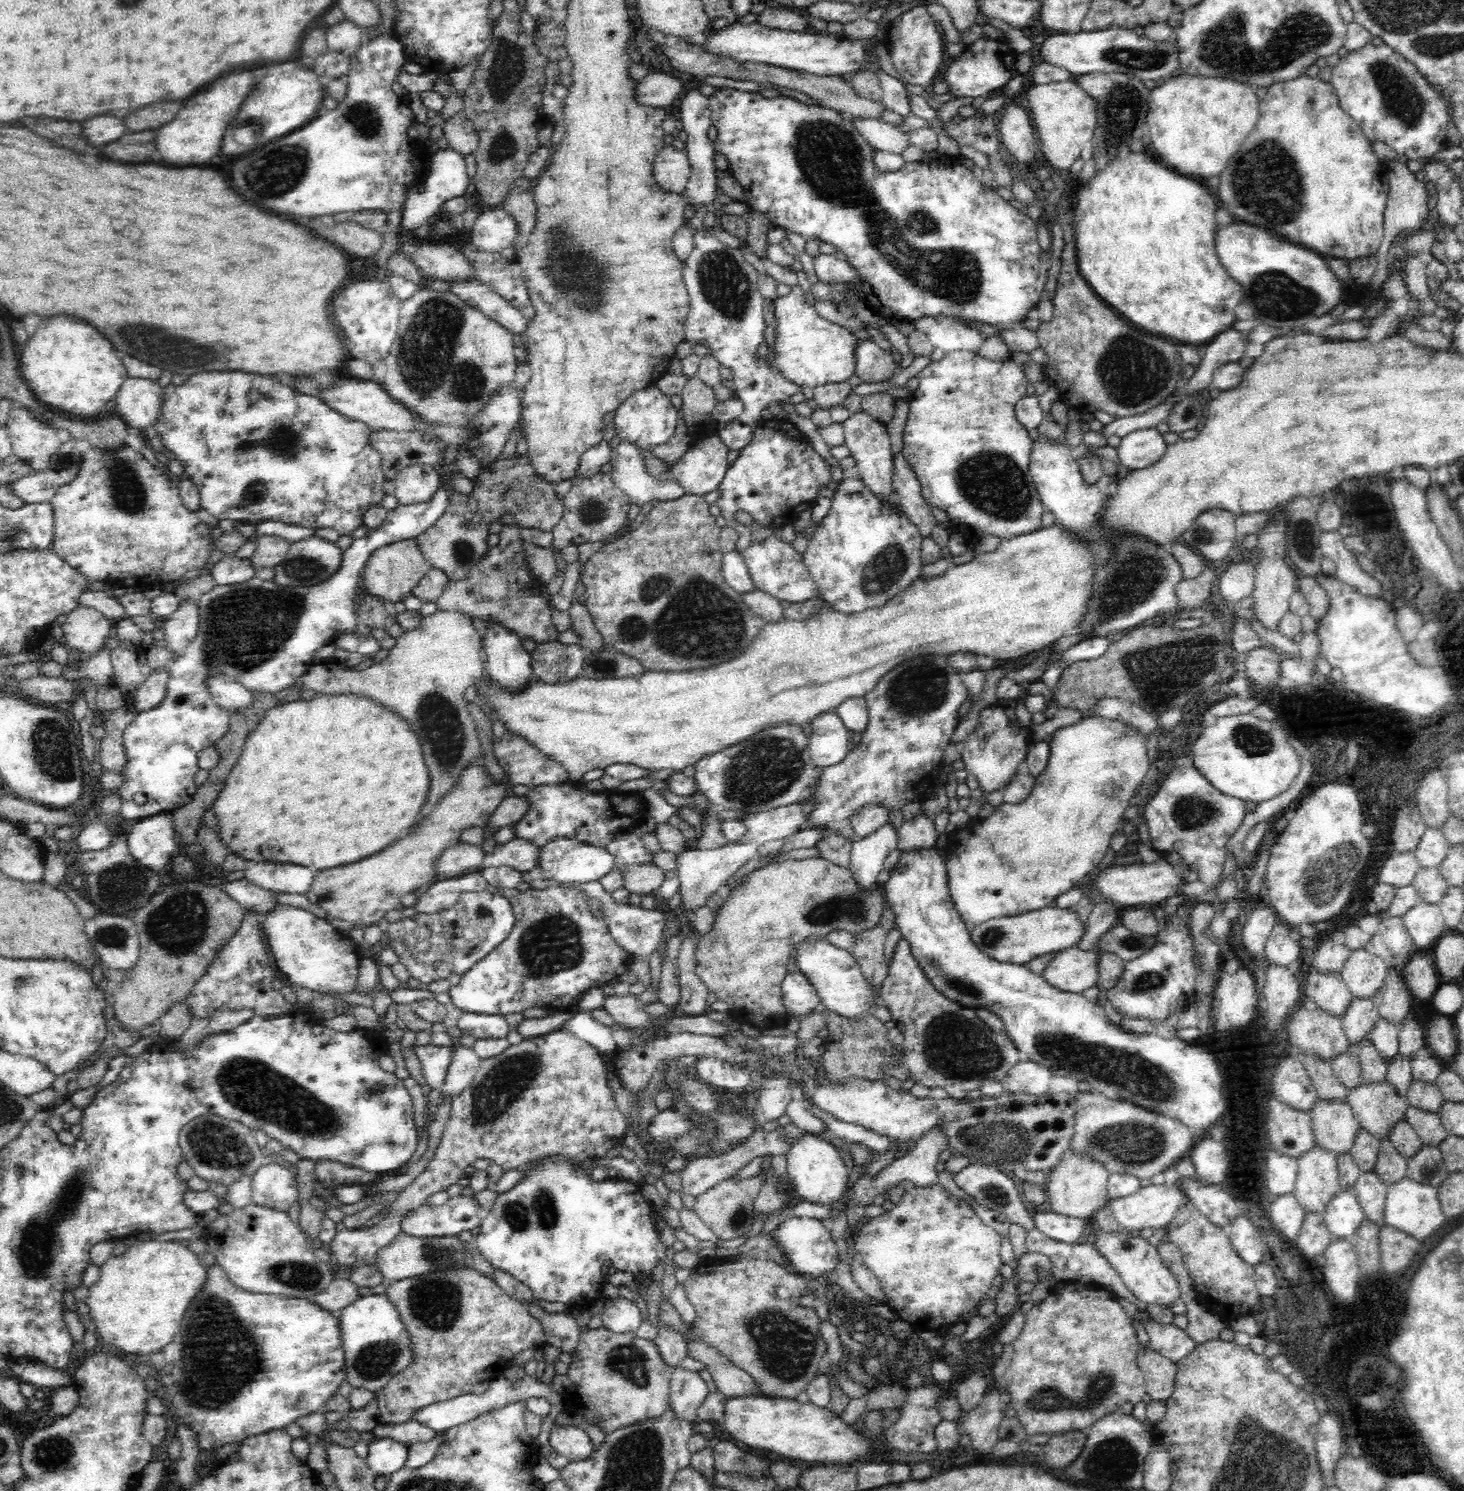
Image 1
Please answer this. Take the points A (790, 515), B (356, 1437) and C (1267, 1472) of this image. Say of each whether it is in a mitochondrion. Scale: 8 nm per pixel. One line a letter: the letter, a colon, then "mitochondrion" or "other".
A: other
B: other
C: mitochondrion

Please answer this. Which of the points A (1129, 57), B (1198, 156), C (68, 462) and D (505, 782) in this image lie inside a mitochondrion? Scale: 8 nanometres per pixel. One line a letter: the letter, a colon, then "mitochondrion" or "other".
A: mitochondrion
B: other
C: mitochondrion
D: other

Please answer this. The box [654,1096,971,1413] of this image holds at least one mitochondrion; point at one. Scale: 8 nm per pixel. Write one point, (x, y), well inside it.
(786, 1348)

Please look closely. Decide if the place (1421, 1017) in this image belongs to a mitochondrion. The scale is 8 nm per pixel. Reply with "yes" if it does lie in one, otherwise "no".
no

